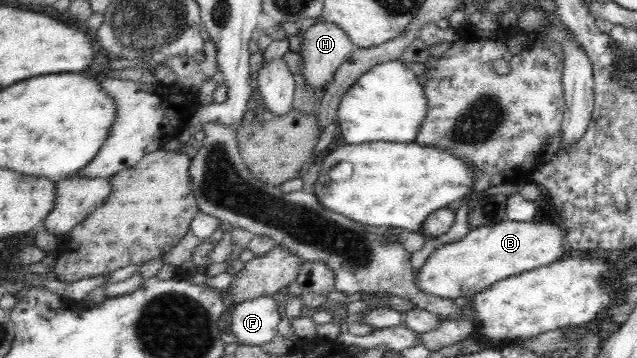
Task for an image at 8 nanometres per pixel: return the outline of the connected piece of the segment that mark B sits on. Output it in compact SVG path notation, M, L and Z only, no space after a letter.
M506 218L498 224L471 229L459 240L439 246L416 272L412 272L412 281L423 294L444 300L474 297L499 280L554 262L564 252L564 246L560 244L562 232L550 222L511 221Z

